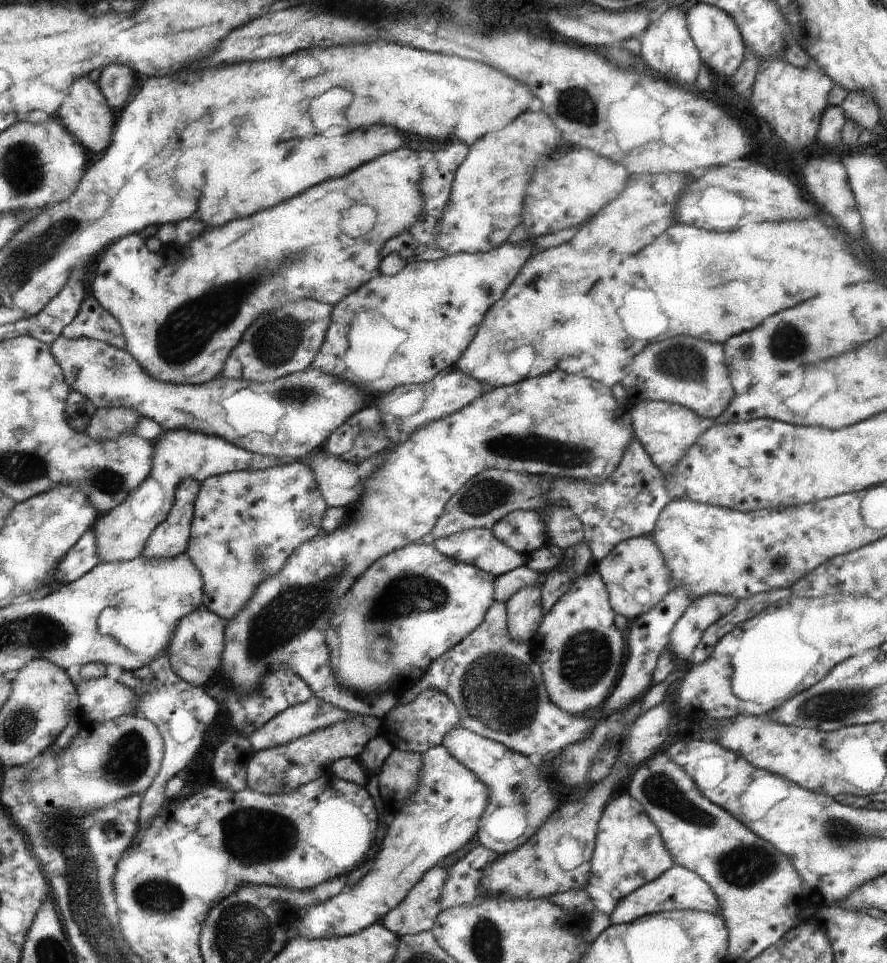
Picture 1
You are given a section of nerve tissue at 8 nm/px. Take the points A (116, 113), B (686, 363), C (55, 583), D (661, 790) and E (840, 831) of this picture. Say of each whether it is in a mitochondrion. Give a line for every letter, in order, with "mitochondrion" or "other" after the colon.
A: other
B: mitochondrion
C: other
D: mitochondrion
E: mitochondrion

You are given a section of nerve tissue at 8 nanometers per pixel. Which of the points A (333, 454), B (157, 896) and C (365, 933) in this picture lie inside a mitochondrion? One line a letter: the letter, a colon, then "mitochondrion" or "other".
A: other
B: mitochondrion
C: other

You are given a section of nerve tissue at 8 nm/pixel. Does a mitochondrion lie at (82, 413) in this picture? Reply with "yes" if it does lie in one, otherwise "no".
no

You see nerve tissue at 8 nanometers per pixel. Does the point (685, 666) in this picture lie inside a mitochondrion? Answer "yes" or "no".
no

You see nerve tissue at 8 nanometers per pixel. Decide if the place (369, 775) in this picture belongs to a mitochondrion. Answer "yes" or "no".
no

